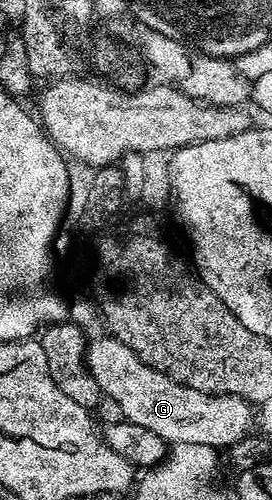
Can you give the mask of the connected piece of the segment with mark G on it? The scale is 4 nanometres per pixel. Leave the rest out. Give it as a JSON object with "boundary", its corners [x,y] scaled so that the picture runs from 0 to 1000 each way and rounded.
{"boundary":[[[415,672],[386,674],[390,676],[335,674],[327,678],[324,690],[309,700],[316,734],[331,738],[331,742],[338,744],[338,752],[368,768],[379,790],[401,796],[408,806],[415,806],[415,810],[430,814],[430,818],[434,812],[441,818],[449,818],[445,834],[460,838],[460,842],[482,844],[485,848],[515,848],[518,854],[544,856],[544,860],[555,864],[574,864],[574,870],[588,872],[614,888],[658,884],[662,888],[765,888],[768,892],[783,892],[790,896],[842,896],[853,888],[868,888],[879,880],[908,874],[908,870],[923,866],[919,844],[926,852],[926,846],[941,836],[941,828],[926,818],[923,806],[901,804],[890,796],[864,794],[860,788],[754,788],[750,784],[735,784],[721,776],[691,776],[676,768],[662,768],[647,760],[632,760],[603,744],[574,744],[574,736],[559,736],[544,728],[529,728],[529,720],[515,720],[500,712],[500,704],[485,704],[485,696],[471,696],[471,688],[456,688],[438,680],[438,676],[423,676]]]}

